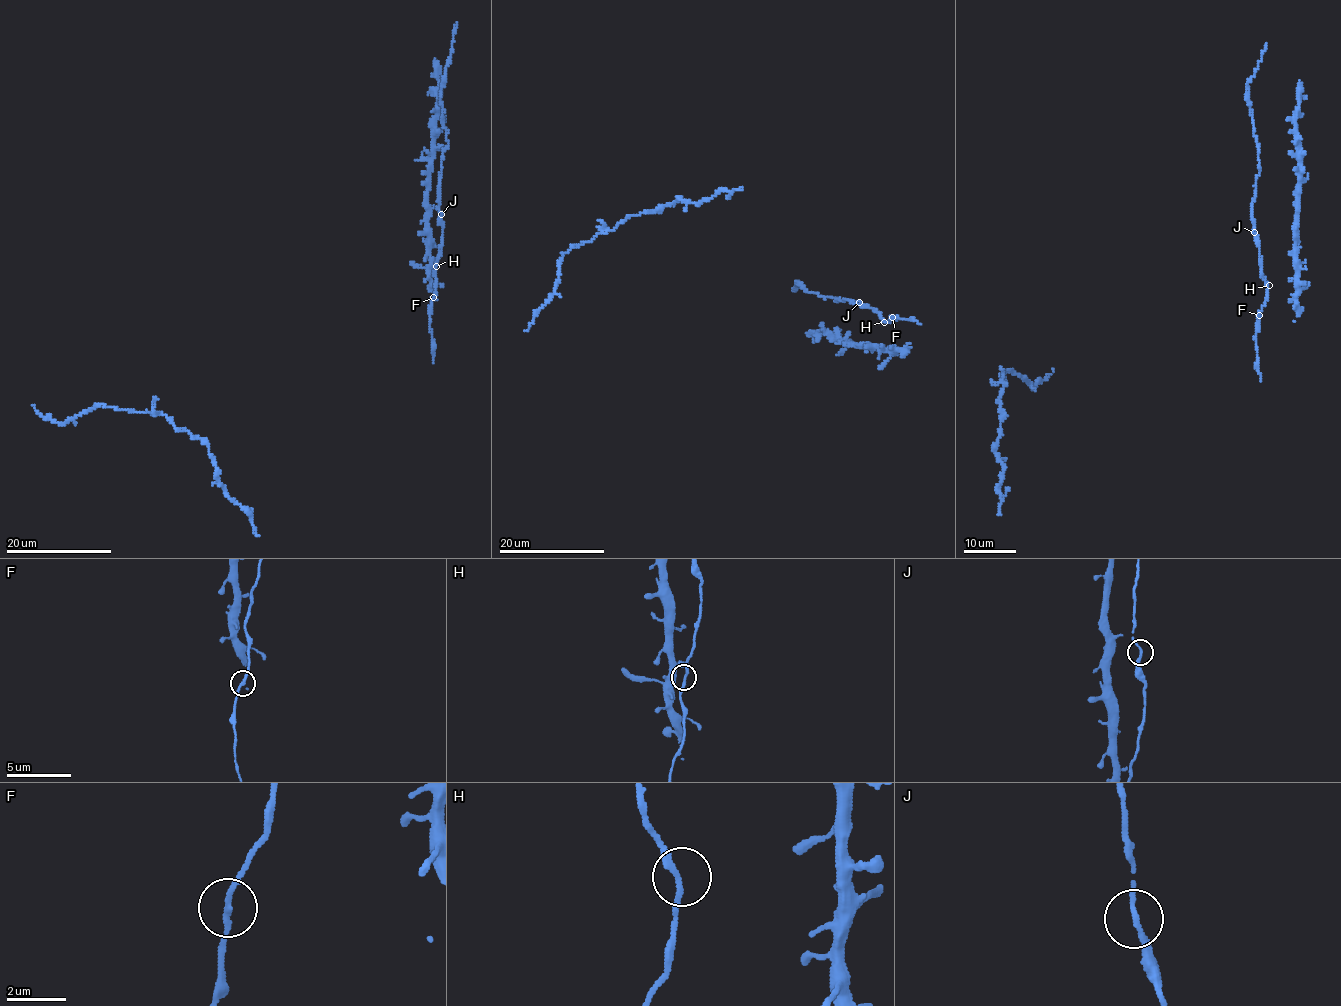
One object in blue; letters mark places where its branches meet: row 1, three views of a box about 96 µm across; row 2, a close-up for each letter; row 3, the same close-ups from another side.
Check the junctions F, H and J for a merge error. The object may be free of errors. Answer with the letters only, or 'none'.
none

